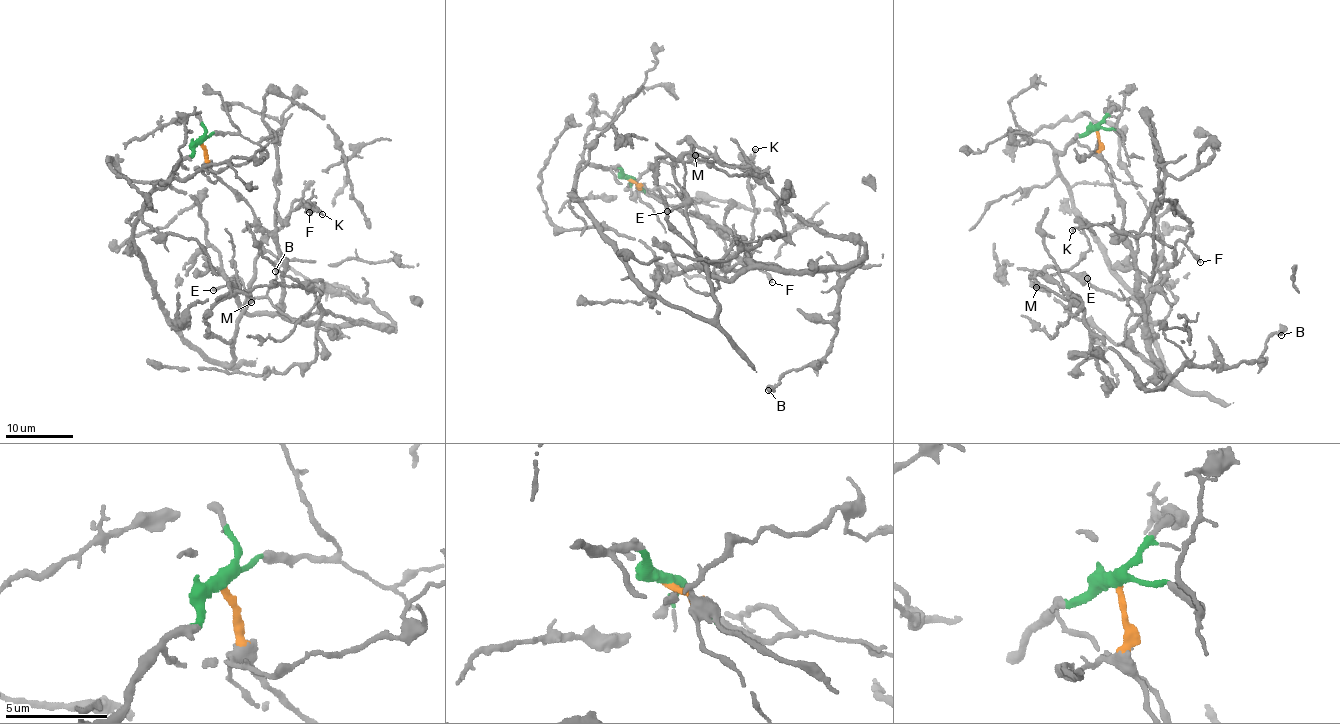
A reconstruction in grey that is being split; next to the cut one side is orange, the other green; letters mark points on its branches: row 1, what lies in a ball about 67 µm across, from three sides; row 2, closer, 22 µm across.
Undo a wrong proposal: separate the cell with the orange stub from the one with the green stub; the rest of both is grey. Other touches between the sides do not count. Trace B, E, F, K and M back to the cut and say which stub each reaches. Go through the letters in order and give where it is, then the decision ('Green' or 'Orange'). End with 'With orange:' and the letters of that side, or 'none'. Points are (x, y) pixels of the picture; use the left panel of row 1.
B: Place: (275, 271). Orange
E: Place: (213, 290). Orange
F: Place: (309, 212). Green
K: Place: (322, 214). Green
M: Place: (251, 302). Green
With orange: B, E

